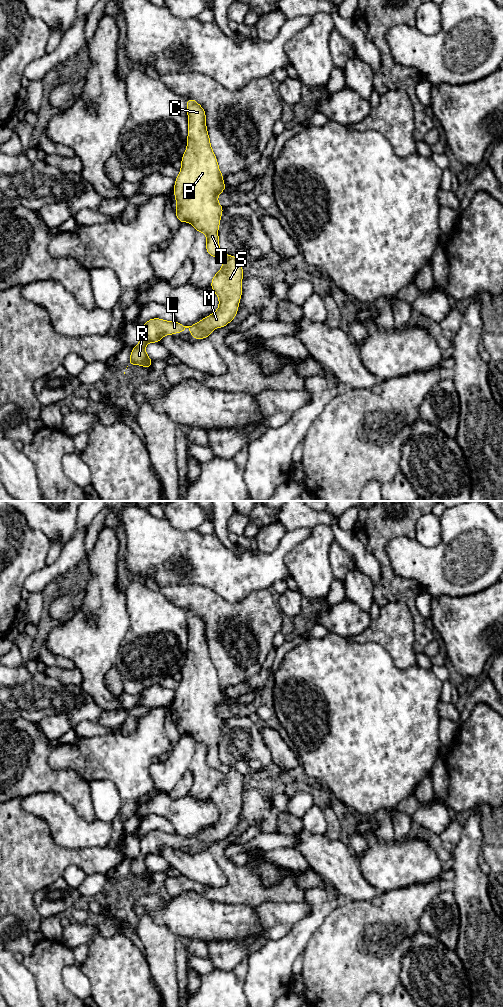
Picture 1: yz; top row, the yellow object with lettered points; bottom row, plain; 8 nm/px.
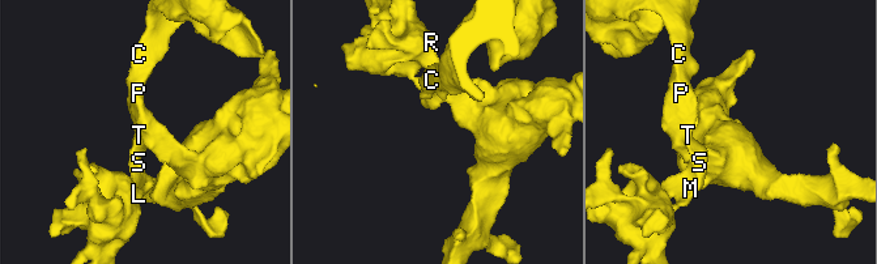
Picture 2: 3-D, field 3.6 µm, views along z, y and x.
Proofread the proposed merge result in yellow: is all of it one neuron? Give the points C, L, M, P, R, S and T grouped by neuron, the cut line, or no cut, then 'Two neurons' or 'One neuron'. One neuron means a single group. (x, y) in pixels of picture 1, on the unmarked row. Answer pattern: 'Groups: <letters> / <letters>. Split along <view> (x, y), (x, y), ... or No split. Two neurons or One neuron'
Groups: C L M P R S T. No split. One neuron

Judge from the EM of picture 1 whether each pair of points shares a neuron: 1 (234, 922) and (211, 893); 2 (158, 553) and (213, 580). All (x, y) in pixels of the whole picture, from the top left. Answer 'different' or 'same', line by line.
1: different
2: same

